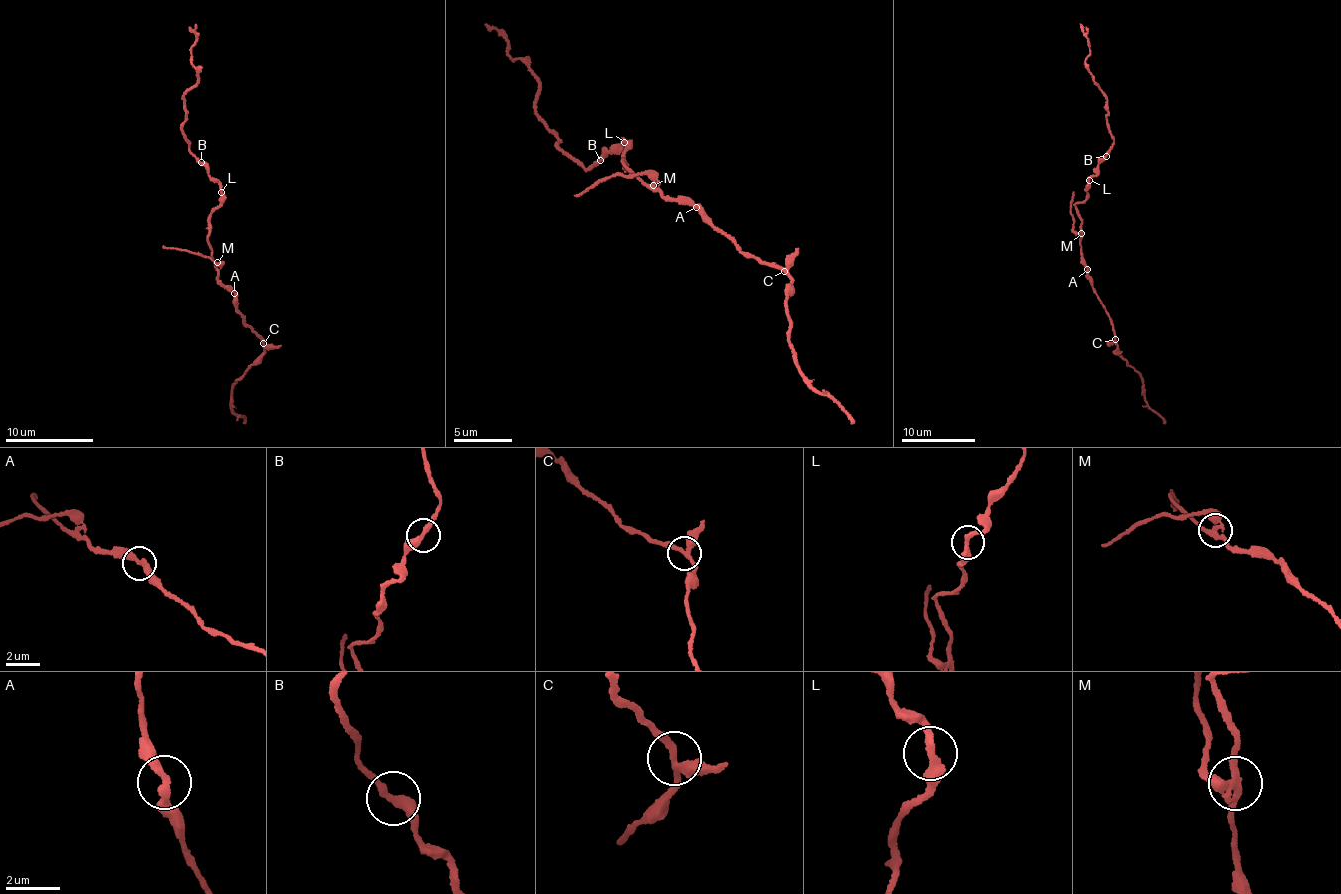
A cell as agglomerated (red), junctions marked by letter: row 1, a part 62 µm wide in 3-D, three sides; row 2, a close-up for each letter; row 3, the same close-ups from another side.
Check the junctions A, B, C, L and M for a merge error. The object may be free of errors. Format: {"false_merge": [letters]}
{"false_merge": ["M"]}

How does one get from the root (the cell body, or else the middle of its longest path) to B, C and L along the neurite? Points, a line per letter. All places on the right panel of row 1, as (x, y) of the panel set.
B: (1080, 220), (1075, 205), (1087, 197), (1086, 184), (1106, 156)
C: (1080, 220), (1080, 250), (1087, 279), (1108, 315), (1115, 339)
L: (1080, 220), (1075, 205), (1087, 197), (1085, 189), (1089, 180)

